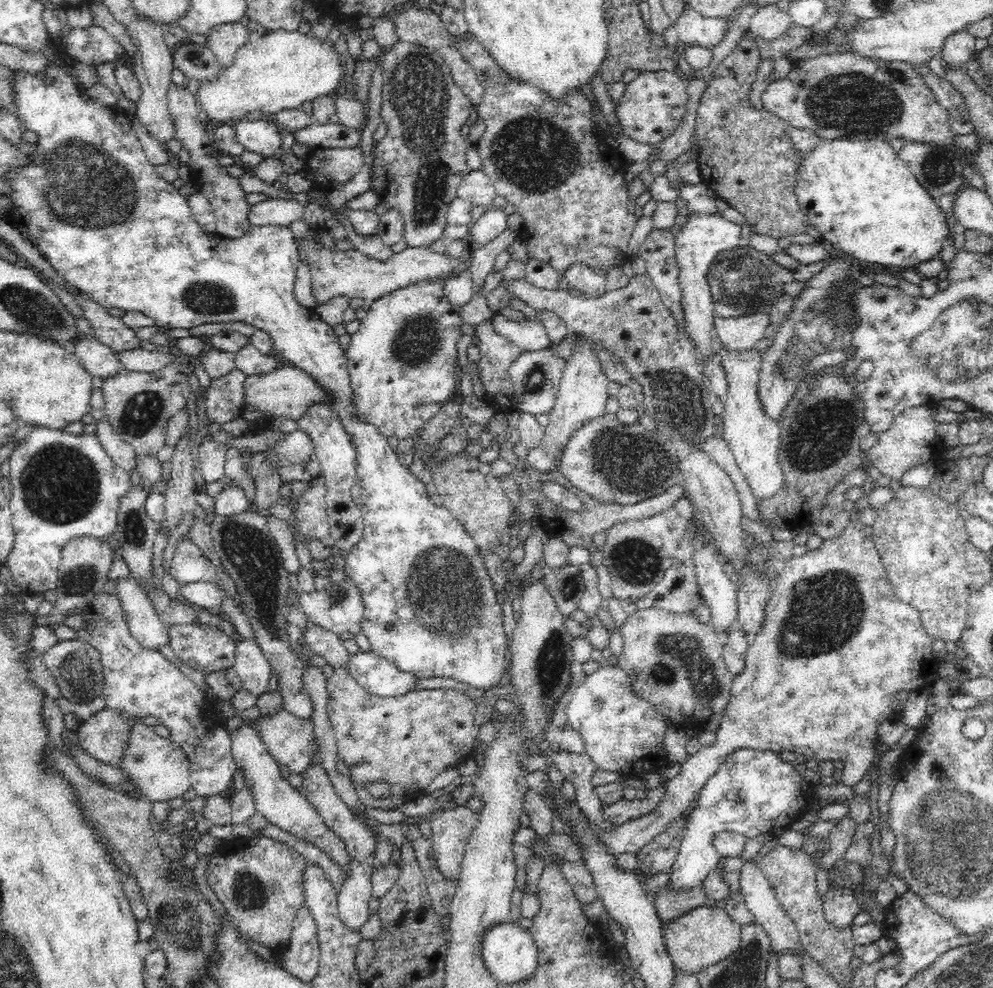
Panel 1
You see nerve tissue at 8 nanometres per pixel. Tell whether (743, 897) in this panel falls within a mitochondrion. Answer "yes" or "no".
no

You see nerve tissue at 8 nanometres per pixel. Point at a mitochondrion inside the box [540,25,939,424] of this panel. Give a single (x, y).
(854, 103)

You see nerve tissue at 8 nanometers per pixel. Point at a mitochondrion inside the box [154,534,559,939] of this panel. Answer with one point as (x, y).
(441, 587)

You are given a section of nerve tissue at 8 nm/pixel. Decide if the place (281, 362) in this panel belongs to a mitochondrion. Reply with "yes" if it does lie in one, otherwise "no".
no

